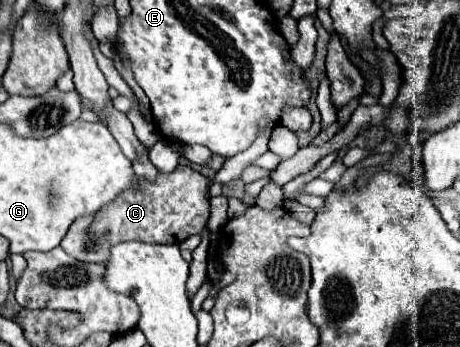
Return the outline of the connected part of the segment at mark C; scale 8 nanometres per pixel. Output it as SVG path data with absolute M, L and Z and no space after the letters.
M178 166L174 172L160 172L154 182L134 180L136 186L118 196L110 206L104 206L92 218L78 218L62 240L66 254L80 262L100 262L108 258L110 246L126 240L140 240L150 244L178 244L188 236L202 234L208 218L208 178L190 166Z

